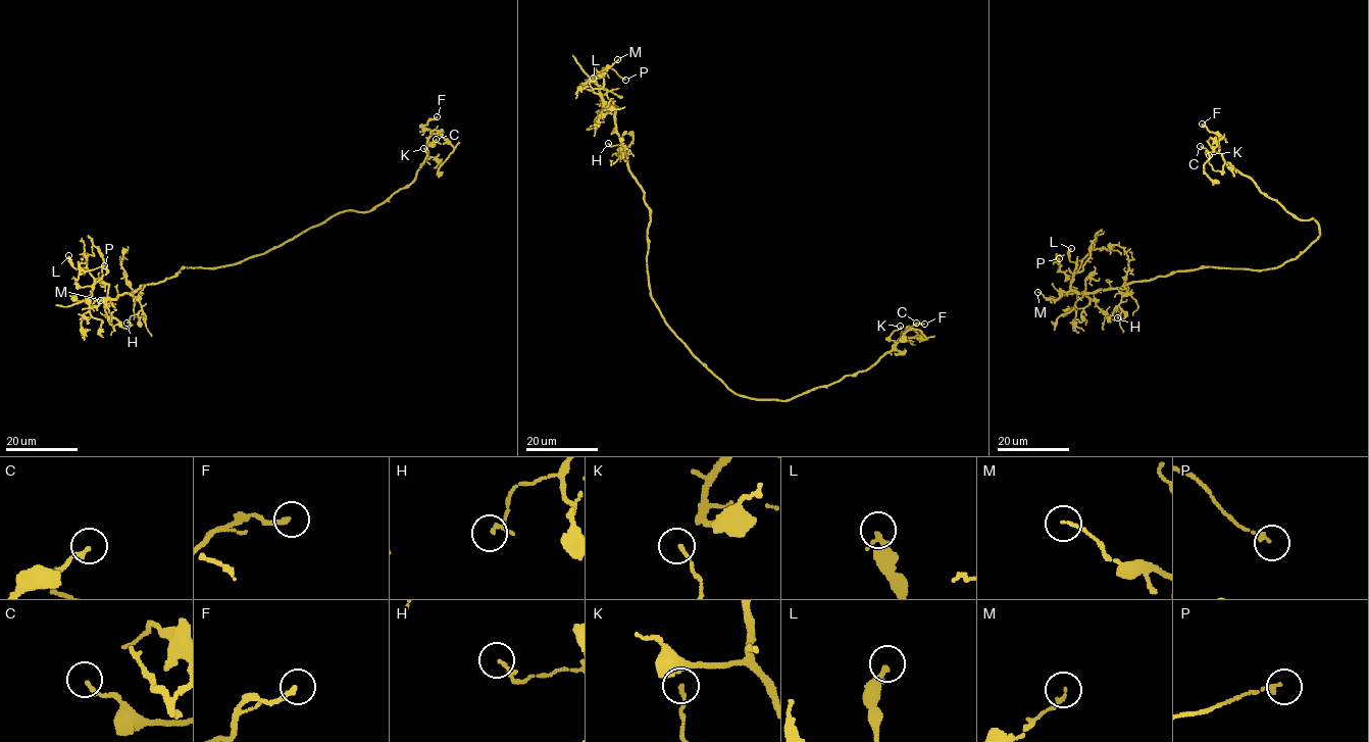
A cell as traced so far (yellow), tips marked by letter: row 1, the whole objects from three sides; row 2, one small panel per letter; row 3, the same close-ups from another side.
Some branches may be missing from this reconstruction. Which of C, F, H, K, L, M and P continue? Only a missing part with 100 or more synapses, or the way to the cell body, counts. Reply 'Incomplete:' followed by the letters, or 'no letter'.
Incomplete: no letter

